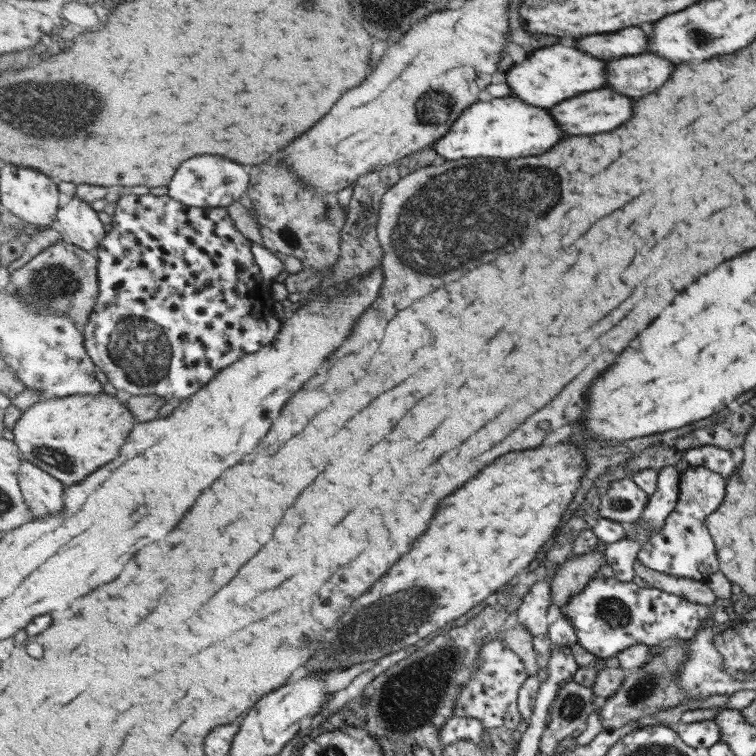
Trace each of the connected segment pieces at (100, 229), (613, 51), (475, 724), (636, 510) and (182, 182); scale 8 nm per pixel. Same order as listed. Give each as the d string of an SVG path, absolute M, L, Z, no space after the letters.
M77 196L60 208L57 221L71 243L91 253L96 253L108 233L99 214L91 208L90 202Z
M633 26L615 34L597 34L597 36L579 38L577 46L581 51L585 50L587 54L601 60L635 56L647 50L647 34L643 28Z
M457 716L450 718L449 722L442 726L439 739L444 748L459 740L473 740L473 743L479 745L482 743L484 732L485 728L480 720Z
M630 478L612 482L601 496L598 512L601 517L633 524L643 514L651 496Z
M197 156L181 164L181 170L177 170L173 182L168 186L168 195L185 203L185 206L226 207L246 194L250 186L249 174L241 164L235 164L221 156Z

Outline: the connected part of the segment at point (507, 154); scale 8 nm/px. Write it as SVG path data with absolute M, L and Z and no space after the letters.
M513 94L490 101L477 101L465 109L451 130L434 143L438 155L448 161L461 158L489 157L513 160L537 156L551 150L565 138L562 128L550 113L550 108L531 106Z

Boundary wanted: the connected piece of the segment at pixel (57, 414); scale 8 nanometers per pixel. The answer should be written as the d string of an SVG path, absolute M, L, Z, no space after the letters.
M102 392L40 399L21 414L13 434L23 458L71 487L85 482L90 475L114 461L137 423L124 403L124 396L111 397Z

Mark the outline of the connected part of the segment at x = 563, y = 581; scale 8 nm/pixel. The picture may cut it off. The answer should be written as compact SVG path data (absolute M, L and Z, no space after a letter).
M601 552L578 555L561 564L553 574L550 585L553 605L565 608L576 594L585 590L590 581L599 575L599 568L605 564L608 564L606 555Z

